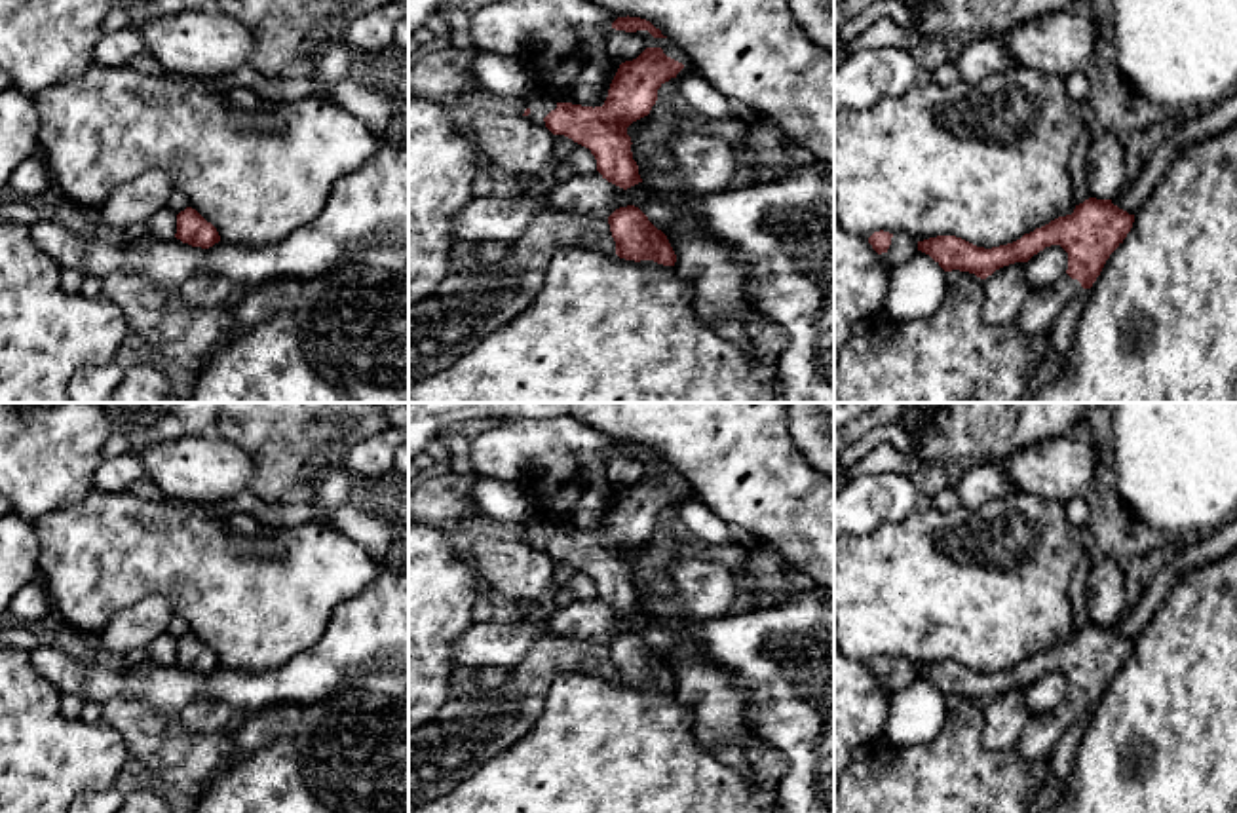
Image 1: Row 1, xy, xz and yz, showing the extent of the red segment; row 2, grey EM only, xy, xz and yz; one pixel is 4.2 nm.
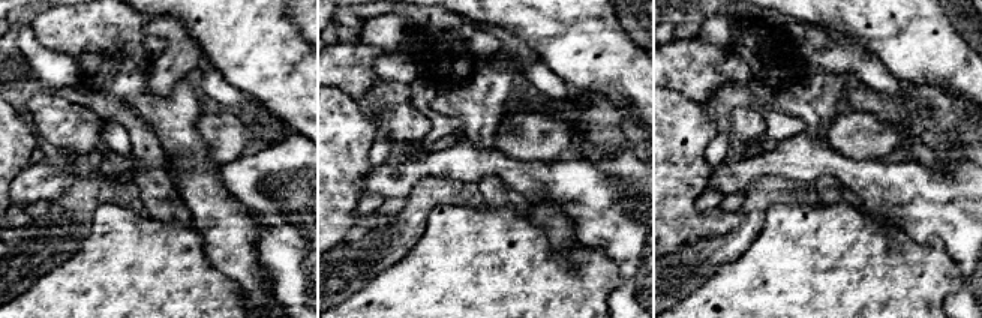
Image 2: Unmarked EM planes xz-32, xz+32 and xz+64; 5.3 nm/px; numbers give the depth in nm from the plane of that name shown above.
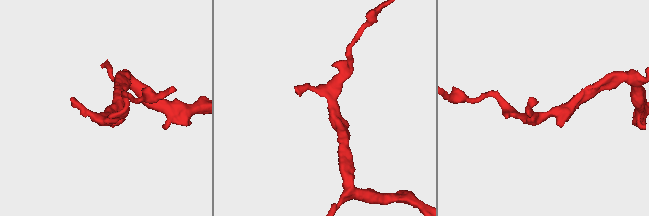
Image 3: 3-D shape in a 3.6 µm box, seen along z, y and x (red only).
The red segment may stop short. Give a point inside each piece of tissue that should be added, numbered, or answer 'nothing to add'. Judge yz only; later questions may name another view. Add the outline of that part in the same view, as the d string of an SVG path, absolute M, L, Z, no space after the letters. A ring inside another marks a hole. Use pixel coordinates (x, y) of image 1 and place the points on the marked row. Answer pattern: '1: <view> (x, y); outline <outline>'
1: yz (1042, 306); outline M1068 274L1055 285L1030 291L1017 317L1020 331L1034 340L1043 340L1056 315L1079 293L1083 293L1081 283Z

